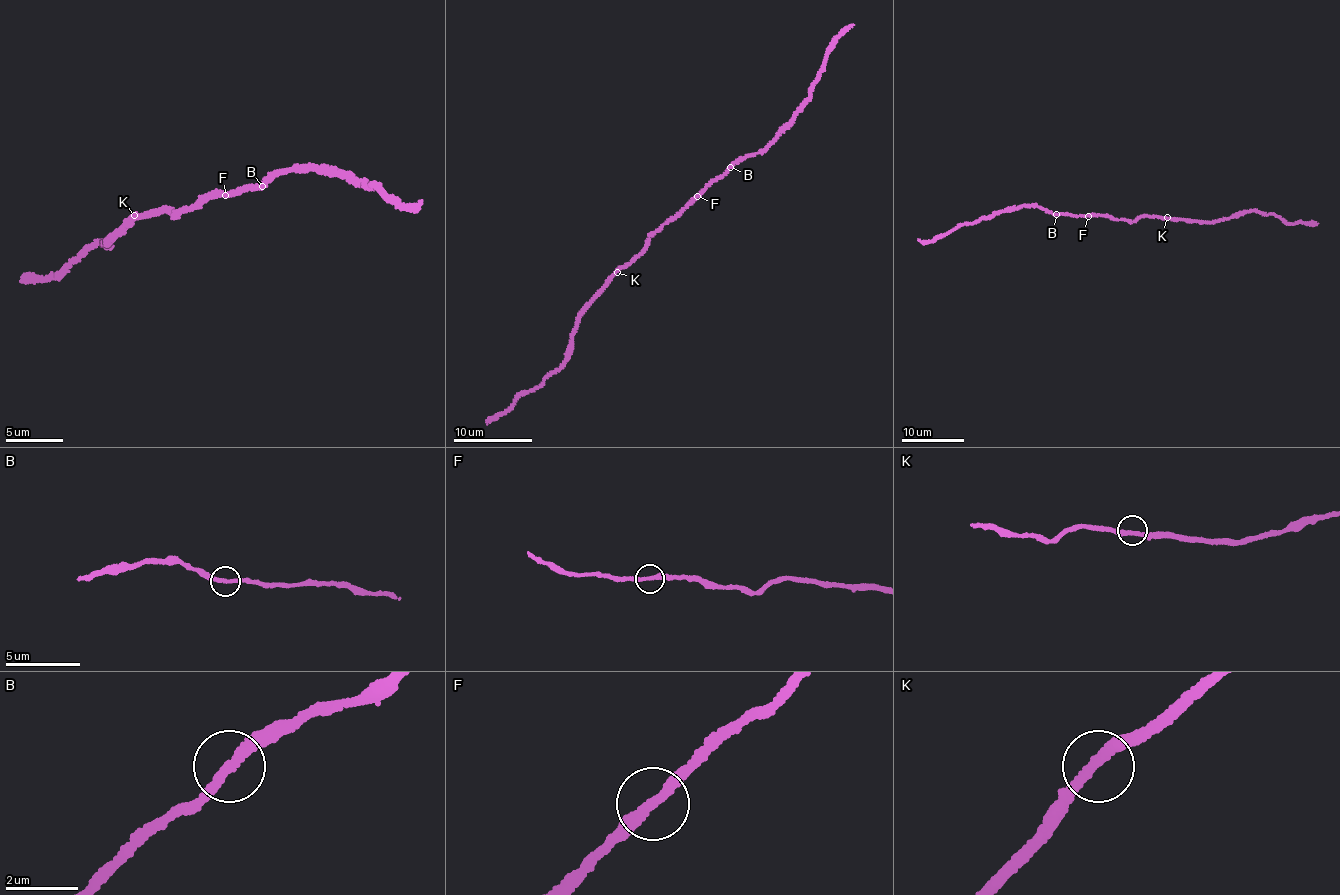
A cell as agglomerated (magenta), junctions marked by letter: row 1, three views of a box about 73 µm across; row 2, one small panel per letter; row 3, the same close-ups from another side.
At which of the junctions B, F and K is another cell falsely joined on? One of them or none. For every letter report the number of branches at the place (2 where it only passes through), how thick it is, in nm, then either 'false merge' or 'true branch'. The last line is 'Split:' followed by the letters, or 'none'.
B: branches 2; calibre 280 nm; true branch
F: branches 2; calibre 280 nm; true branch
K: branches 2; calibre 280 nm; true branch
Split: none

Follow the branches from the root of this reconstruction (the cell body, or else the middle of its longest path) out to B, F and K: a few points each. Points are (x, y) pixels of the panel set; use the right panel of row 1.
B: (1108, 216), (1057, 213)
F: (1108, 216), (1088, 216)
K: (1108, 216), (1131, 222), (1143, 216), (1162, 219), (1167, 217)

